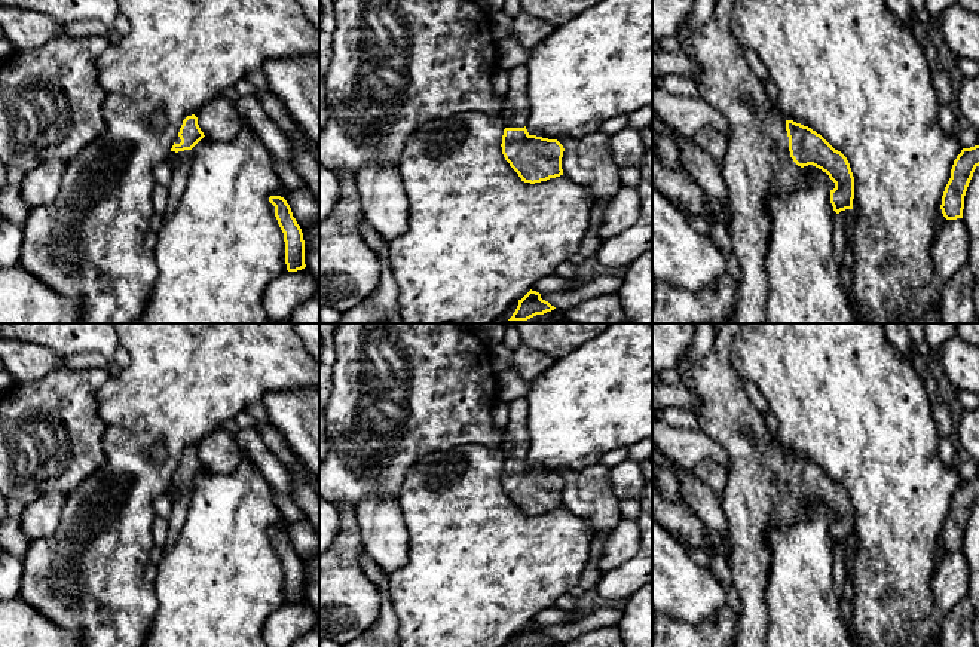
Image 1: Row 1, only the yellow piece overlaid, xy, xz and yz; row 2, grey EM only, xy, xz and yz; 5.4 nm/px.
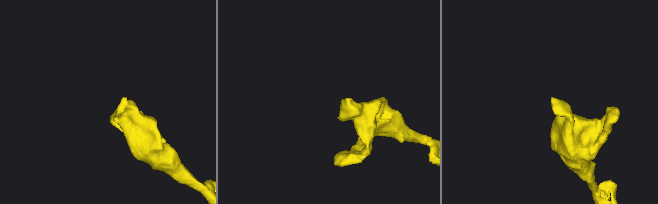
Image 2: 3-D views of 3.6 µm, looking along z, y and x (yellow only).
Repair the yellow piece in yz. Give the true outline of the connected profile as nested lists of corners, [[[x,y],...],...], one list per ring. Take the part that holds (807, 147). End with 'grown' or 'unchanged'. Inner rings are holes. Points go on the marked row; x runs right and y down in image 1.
[[[716,0],[709,21],[694,33],[692,46],[694,59],[701,67],[700,98],[722,113],[729,123],[722,177],[729,193],[732,251],[741,269],[735,303],[737,324],[764,324],[768,298],[765,258],[773,230],[768,200],[780,193],[799,190],[802,168],[813,165],[835,183],[830,203],[839,214],[853,209],[854,177],[841,151],[811,128],[786,120],[778,105],[770,101],[765,86],[750,70],[744,49],[731,30],[731,13],[737,1]]]; grown

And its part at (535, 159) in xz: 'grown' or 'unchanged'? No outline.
grown

